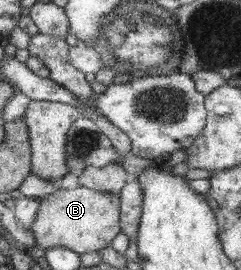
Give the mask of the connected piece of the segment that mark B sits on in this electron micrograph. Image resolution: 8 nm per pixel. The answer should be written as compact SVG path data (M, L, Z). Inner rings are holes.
M79 186L76 189L61 189L40 200L37 216L31 232L38 247L46 250L64 246L78 254L94 252L107 247L121 232L120 197L116 193L92 190Z

